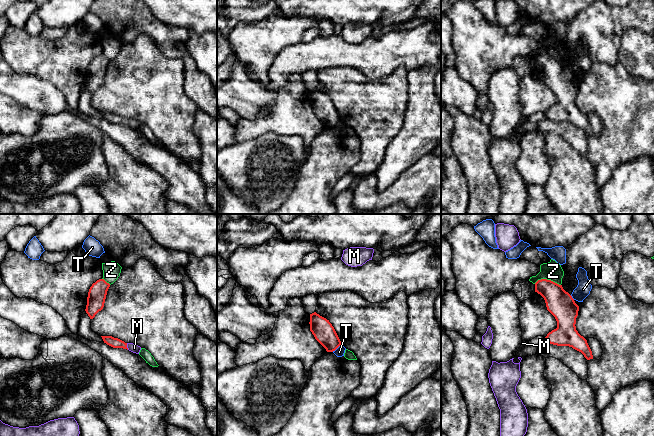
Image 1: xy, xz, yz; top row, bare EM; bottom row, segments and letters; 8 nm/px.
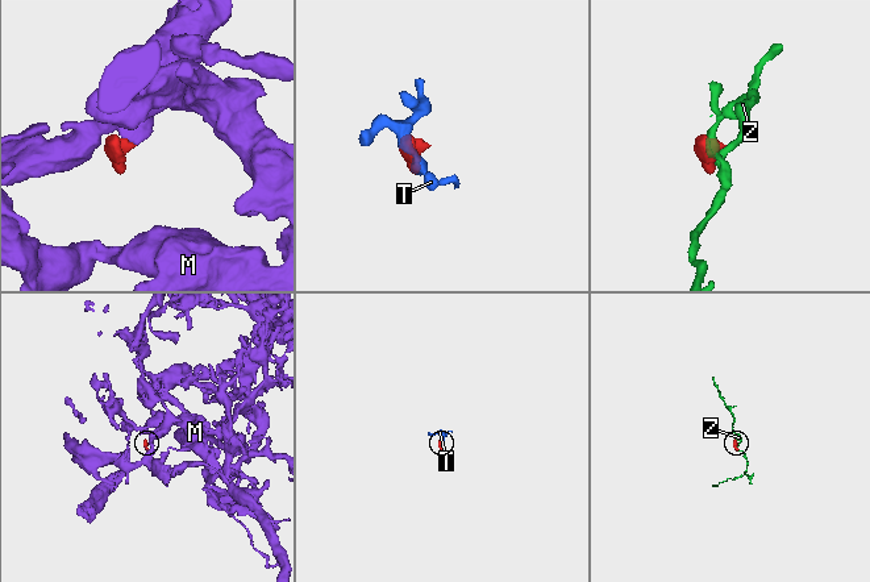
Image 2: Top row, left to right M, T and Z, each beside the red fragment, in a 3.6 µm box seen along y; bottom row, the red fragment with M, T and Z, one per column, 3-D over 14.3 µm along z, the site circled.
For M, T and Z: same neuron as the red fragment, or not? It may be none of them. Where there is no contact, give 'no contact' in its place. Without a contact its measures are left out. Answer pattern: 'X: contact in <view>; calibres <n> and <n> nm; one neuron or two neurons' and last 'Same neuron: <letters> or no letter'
M: contact in xy; calibres 80 and 70 nm; one neuron
T: contact in xz; calibres 170 and 80 nm; two neurons
Z: contact in yz; calibres 220 and 150 nm; two neurons
Same neuron: M

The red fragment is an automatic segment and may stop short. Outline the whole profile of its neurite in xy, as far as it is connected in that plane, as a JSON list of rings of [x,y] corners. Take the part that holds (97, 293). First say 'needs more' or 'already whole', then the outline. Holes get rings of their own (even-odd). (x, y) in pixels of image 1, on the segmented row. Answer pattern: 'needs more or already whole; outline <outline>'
already whole; outline [[[104,279],[97,280],[90,287],[85,309],[90,319],[93,319],[103,309],[109,287],[110,284]]]

